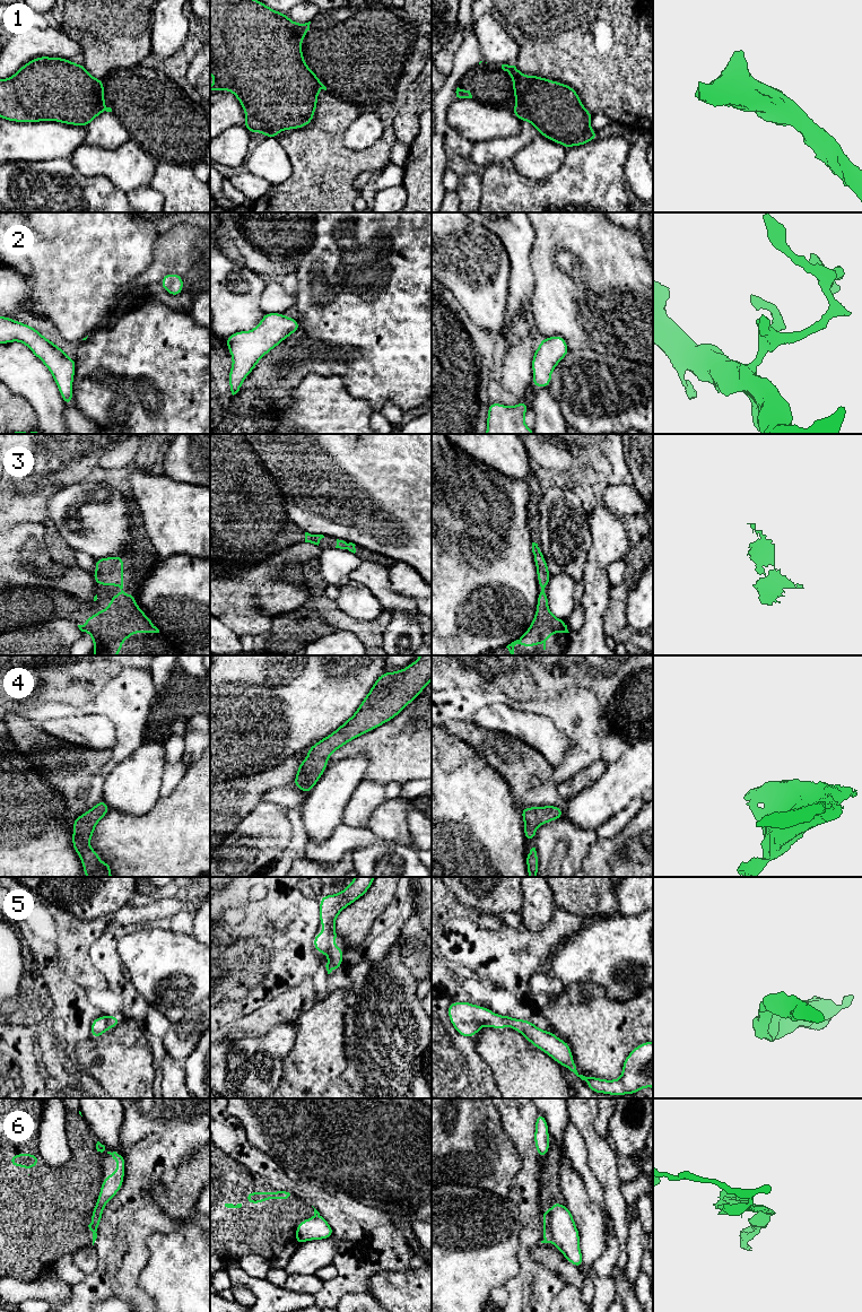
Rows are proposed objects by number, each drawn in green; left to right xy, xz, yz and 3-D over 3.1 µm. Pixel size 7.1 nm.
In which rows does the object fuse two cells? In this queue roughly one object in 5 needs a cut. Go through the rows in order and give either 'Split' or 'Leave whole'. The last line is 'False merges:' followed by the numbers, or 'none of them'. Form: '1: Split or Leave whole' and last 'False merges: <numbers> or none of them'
1: Leave whole
2: Leave whole
3: Leave whole
4: Leave whole
5: Leave whole
6: Split
False merges: 6

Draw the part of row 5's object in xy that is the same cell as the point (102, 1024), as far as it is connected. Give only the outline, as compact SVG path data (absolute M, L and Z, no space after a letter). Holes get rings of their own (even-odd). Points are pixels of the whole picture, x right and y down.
M101 1016L96 1019L92 1020L92 1037L97 1039L106 1031L111 1029L113 1026L117 1026L120 1024L119 1016Z

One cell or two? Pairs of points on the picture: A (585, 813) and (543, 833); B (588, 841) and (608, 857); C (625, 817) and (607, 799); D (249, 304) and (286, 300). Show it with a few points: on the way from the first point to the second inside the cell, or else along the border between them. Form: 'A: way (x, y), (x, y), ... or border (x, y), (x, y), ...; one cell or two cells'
A: border (563, 817), (576, 826), (594, 831); two cells
B: border (598, 839), (581, 865); two cells
C: border (641, 796), (636, 796), (623, 809), (598, 827); two cells
D: border (269, 280), (260, 300), (260, 307), (263, 312); two cells

